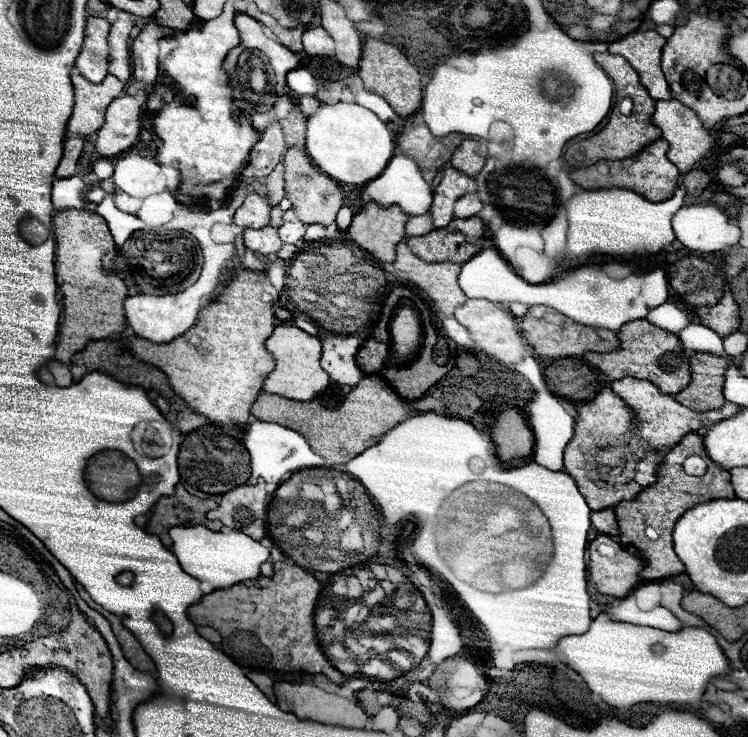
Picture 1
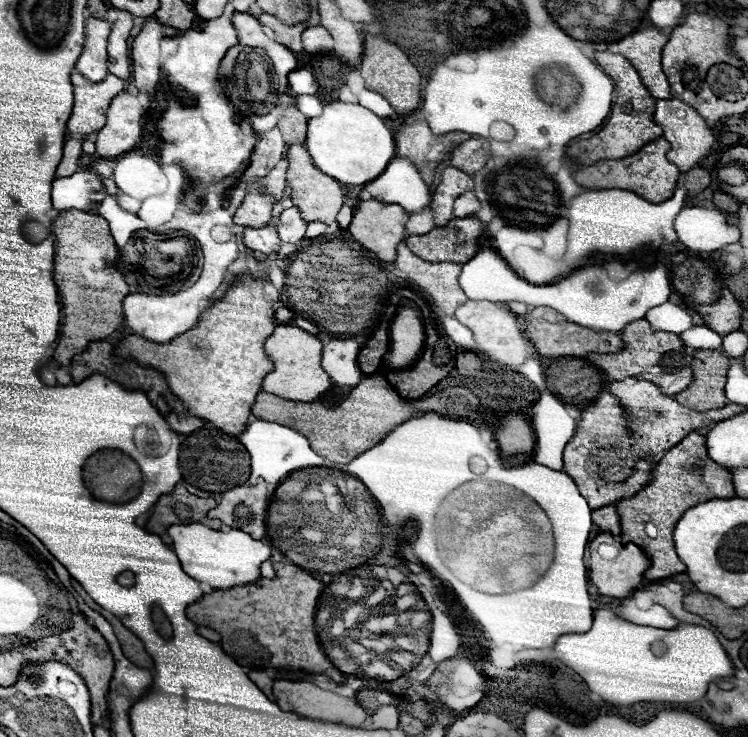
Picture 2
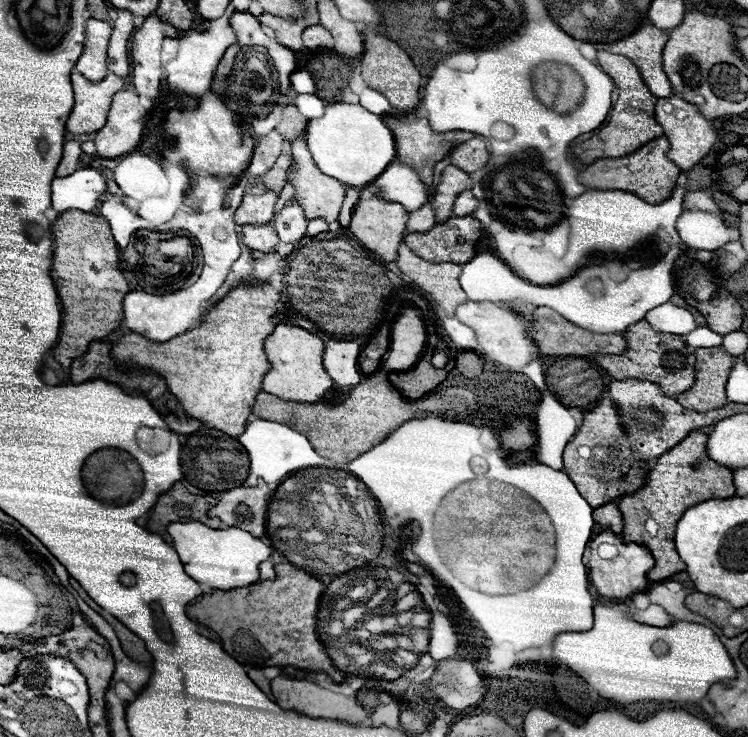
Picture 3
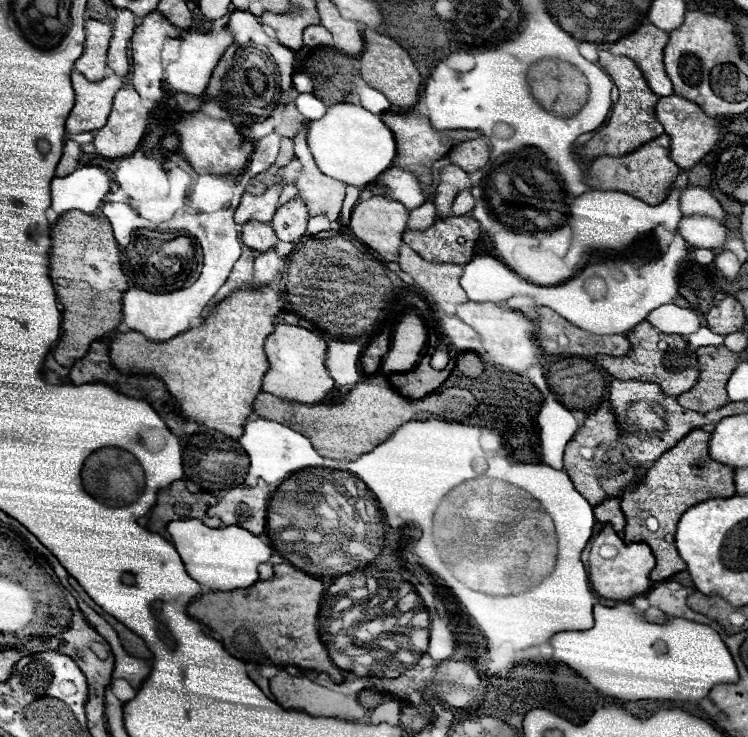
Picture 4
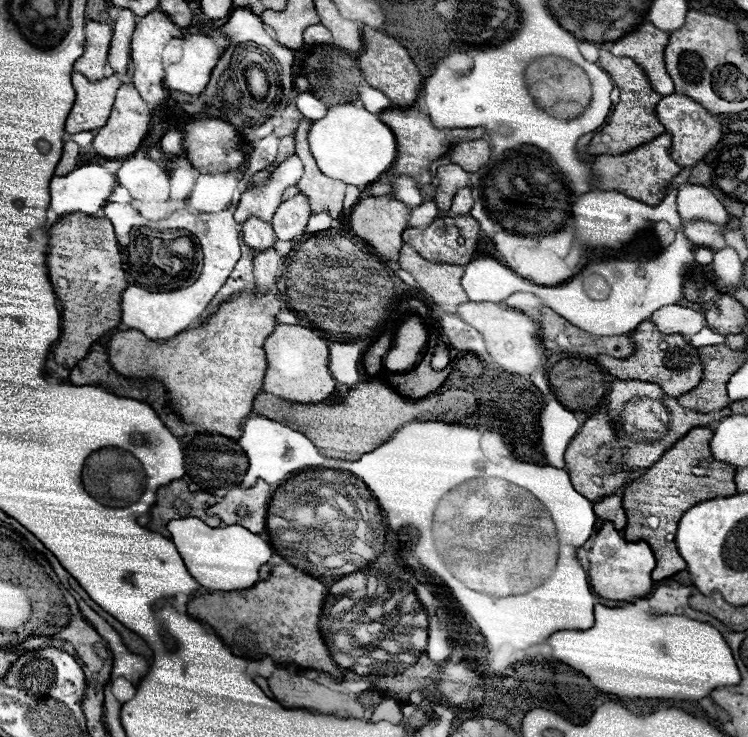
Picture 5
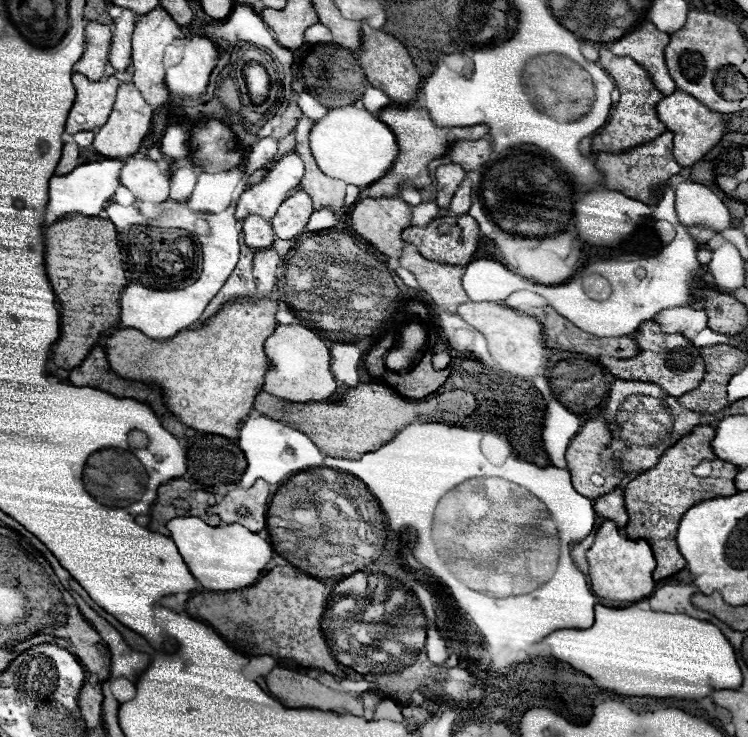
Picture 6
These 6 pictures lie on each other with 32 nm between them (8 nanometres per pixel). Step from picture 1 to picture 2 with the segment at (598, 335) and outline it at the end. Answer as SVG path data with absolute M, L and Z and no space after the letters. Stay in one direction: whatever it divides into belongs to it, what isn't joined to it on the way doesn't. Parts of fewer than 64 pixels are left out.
M538 306L528 314L526 320L526 338L538 348L538 354L542 356L586 356L588 352L598 354L616 354L624 348L624 342L618 334L612 332L594 332L582 326L576 326L568 322L562 314L558 314L552 308Z

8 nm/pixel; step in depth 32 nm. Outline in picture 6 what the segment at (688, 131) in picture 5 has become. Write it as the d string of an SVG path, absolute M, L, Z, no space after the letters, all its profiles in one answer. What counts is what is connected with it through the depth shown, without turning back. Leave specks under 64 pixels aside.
M676 90L674 94L666 96L658 106L656 106L660 120L666 124L670 132L674 132L674 160L680 162L680 166L692 166L696 160L700 160L712 146L720 142L724 136L724 120L720 112L712 112L704 104L700 104L694 96Z

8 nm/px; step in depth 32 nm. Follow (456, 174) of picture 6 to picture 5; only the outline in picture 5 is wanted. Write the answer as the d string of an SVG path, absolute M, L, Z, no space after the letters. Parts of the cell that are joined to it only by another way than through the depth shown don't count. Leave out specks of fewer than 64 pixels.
M448 164L438 168L438 188L436 188L436 206L440 210L450 210L452 198L460 186L468 184L468 172L464 172L458 164Z

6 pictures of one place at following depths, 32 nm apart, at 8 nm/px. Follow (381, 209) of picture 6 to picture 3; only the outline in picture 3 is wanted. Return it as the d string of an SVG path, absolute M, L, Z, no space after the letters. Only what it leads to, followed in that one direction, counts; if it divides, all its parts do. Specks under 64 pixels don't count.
M374 196L370 200L360 200L352 212L352 222L350 222L350 232L372 252L382 256L386 262L394 262L398 258L398 246L404 238L406 232L406 222L408 222L408 212L404 210L402 204L398 202L388 202L380 196Z

